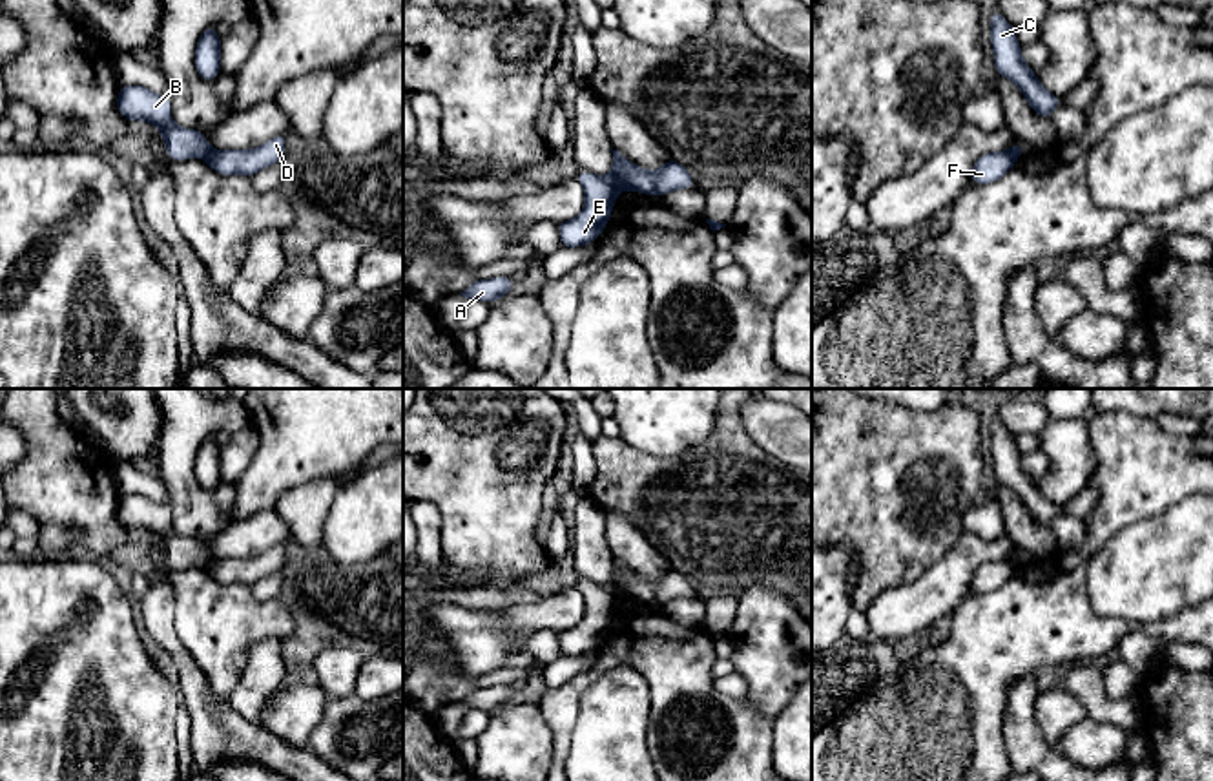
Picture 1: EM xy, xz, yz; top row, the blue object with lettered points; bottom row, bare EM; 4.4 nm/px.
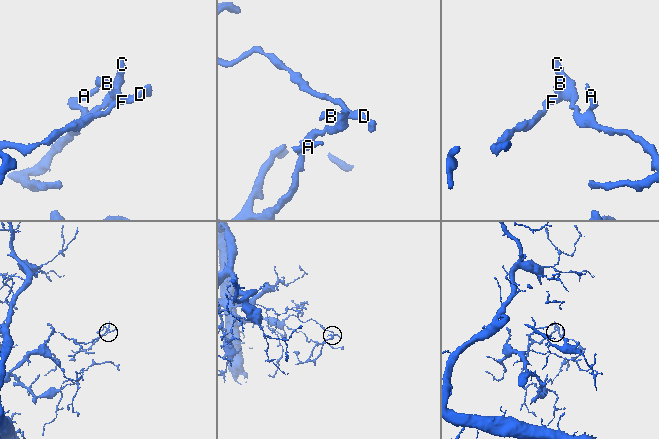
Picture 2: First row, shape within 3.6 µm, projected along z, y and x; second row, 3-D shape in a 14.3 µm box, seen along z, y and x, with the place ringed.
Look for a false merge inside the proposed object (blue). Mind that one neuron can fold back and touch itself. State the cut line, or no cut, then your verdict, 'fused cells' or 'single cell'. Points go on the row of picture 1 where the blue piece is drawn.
xz (611, 172), (622, 188) | fused cells

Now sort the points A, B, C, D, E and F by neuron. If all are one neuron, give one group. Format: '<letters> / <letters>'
A B C E / D F

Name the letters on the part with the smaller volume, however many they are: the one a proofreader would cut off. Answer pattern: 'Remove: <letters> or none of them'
Remove: A, B, C, E

